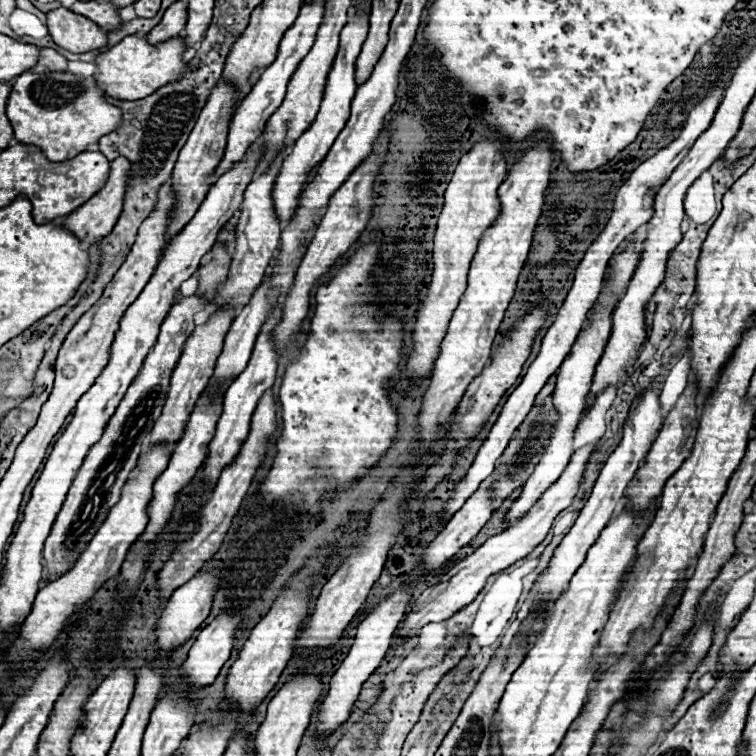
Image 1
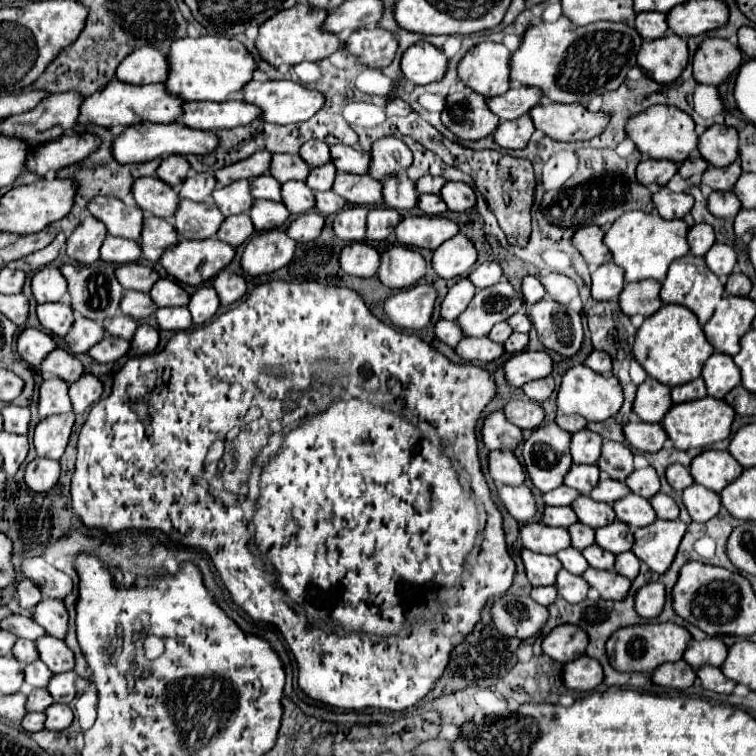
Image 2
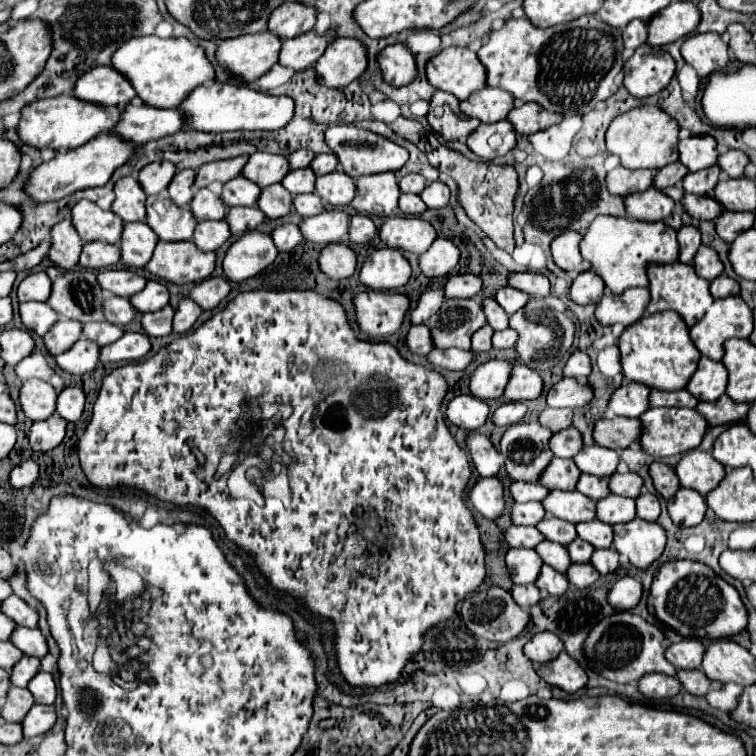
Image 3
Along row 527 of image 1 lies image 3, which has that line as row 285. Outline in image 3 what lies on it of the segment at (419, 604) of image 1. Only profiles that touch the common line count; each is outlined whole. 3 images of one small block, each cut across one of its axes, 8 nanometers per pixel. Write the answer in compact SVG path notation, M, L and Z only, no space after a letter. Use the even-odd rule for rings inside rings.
M518 272L508 278L508 284L526 292L526 294L538 294L548 296L550 294L550 280L544 274L532 274L532 272Z

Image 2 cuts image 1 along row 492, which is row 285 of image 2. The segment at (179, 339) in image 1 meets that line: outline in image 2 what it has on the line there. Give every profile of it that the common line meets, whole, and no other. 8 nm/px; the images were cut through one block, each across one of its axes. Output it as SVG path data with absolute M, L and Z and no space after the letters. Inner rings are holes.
M98 260L96 264L90 264L90 266L62 264L58 270L62 272L62 276L68 282L68 294L72 298L70 300L72 310L76 310L78 314L82 314L84 318L90 318L90 320L104 320L104 318L114 316L118 312L124 288L120 286L120 282L114 276L114 264Z

